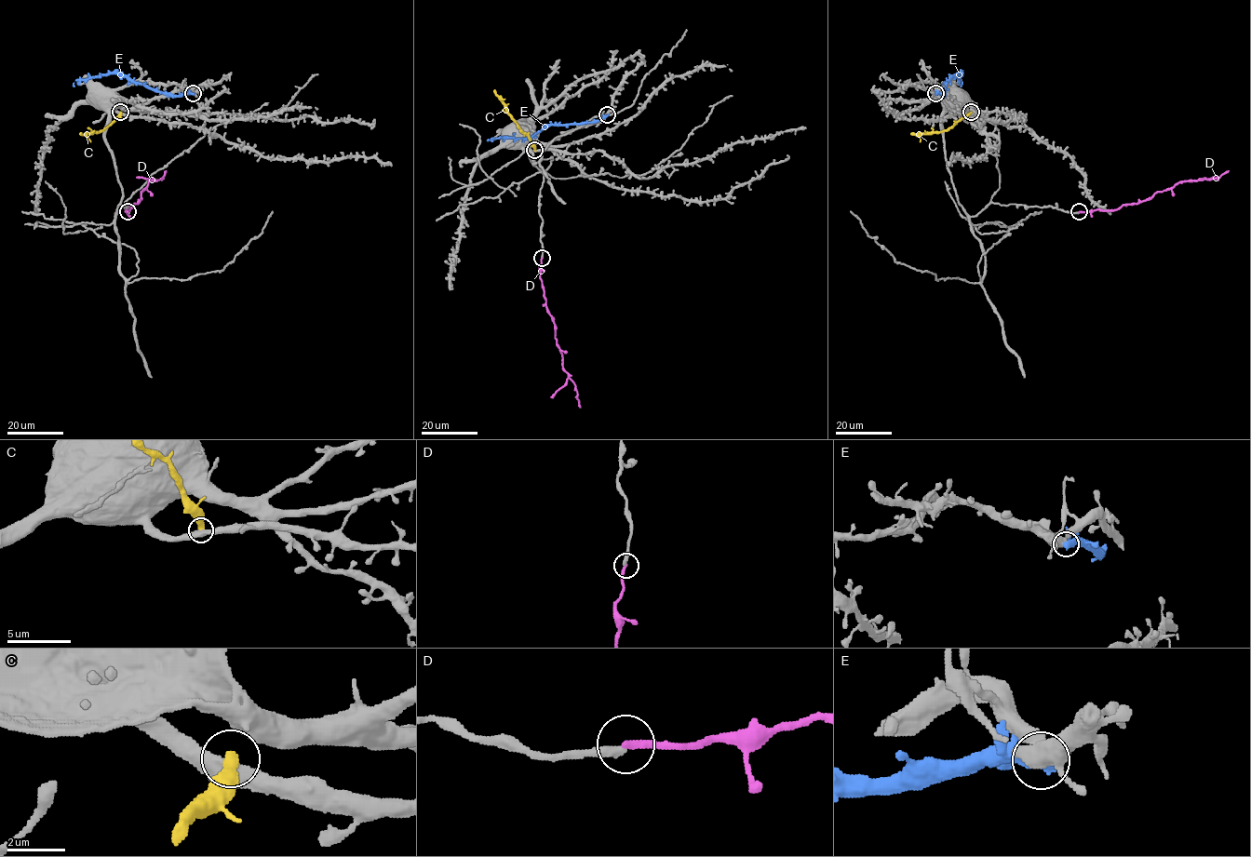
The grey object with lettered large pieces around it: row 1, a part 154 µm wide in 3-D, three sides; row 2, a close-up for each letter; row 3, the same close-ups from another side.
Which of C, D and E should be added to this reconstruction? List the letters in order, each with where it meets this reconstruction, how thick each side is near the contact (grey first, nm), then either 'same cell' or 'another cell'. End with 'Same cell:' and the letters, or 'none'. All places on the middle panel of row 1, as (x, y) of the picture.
C: meets grey at (534, 150); 500 nm thick on the grey side, 440 nm on the other; another cell
D: meets grey at (542, 258); 320 nm thick on the grey side, 240 nm on the other; same cell
E: meets grey at (607, 114); 500 nm thick on the grey side, 600 nm on the other; another cell
Same cell: D

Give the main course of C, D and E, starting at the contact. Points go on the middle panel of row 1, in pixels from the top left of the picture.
C: (535, 150), (530, 139), (494, 89)
D: (542, 258), (540, 279), (547, 312), (552, 317), (563, 369), (573, 382), (580, 408)
E: (607, 114), (591, 122), (547, 125), (529, 138), (489, 139)

